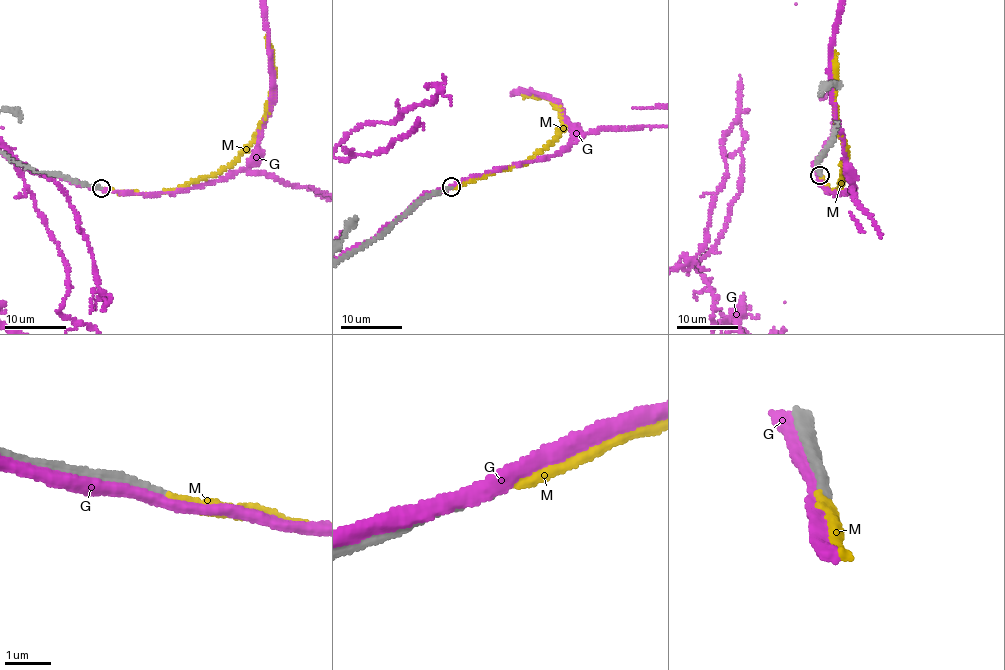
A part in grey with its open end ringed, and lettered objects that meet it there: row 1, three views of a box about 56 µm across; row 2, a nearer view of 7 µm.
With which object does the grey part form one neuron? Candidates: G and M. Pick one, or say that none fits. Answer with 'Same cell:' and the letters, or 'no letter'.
Same cell: M

